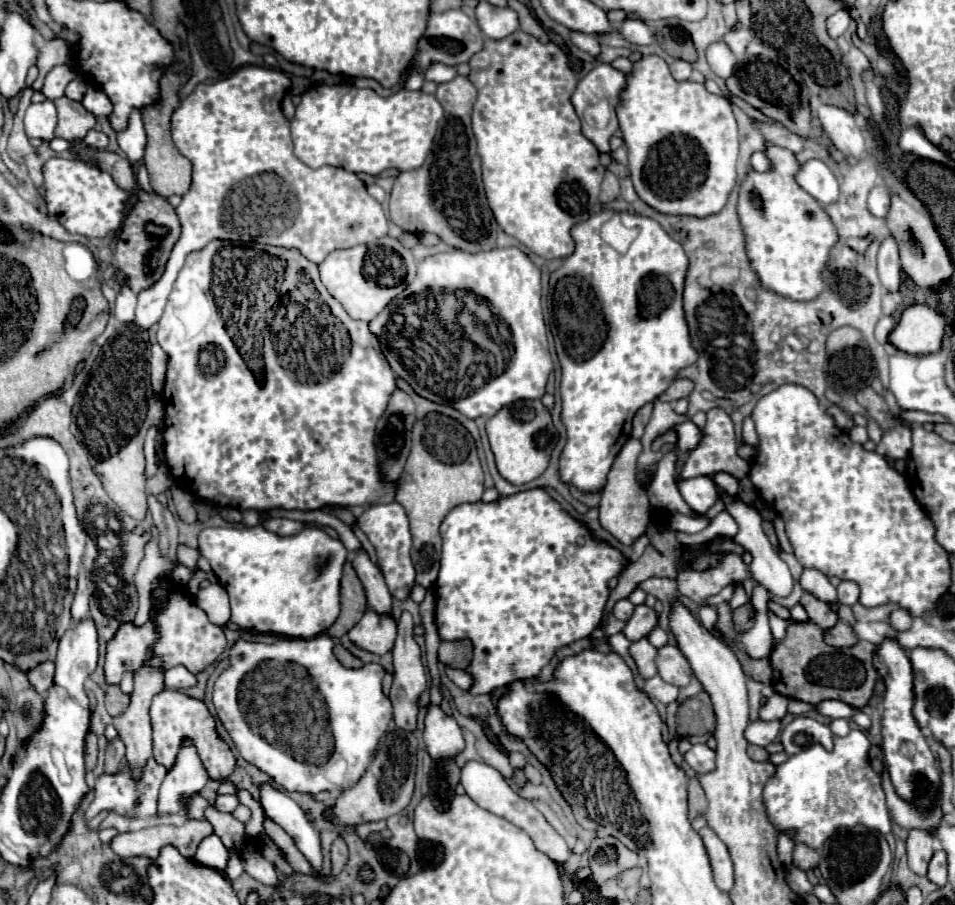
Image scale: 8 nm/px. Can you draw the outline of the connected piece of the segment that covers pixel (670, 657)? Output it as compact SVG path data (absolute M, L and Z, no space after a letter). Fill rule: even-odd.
M665 644L657 650L657 670L659 676L675 686L687 686L691 678L691 666L677 646Z

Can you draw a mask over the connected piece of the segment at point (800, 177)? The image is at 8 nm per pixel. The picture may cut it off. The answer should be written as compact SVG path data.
M807 160L805 164L801 164L795 180L823 206L839 200L839 182L829 170L829 166L821 160Z

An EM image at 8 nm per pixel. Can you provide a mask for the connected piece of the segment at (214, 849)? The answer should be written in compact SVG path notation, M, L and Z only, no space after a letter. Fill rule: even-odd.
M209 836L205 838L199 848L197 848L197 854L193 858L195 862L203 864L203 866L209 866L209 868L217 868L219 872L225 872L225 866L227 866L227 850L223 846L223 842L219 840L219 836Z

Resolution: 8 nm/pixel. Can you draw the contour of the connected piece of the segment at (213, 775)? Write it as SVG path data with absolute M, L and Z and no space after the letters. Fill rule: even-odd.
M163 690L153 698L149 714L151 714L151 726L153 726L153 758L165 770L173 768L173 760L177 760L177 752L181 750L183 740L189 738L189 740L193 740L193 746L197 748L197 754L201 756L201 762L205 764L207 776L211 780L223 782L233 774L235 756L233 756L229 744L225 740L221 740L221 736L217 734L215 716L209 712L209 708L203 700L191 698L177 690Z

